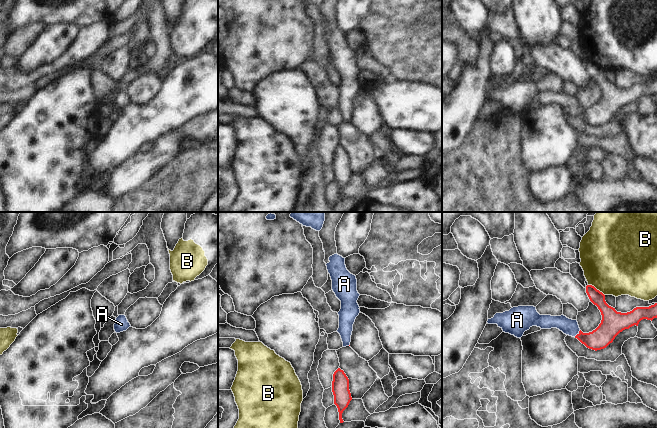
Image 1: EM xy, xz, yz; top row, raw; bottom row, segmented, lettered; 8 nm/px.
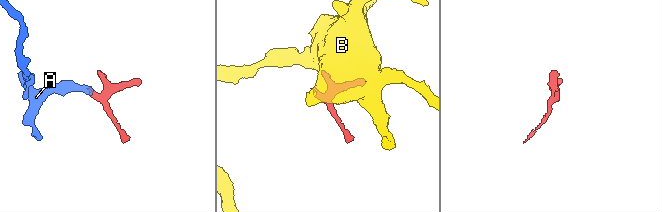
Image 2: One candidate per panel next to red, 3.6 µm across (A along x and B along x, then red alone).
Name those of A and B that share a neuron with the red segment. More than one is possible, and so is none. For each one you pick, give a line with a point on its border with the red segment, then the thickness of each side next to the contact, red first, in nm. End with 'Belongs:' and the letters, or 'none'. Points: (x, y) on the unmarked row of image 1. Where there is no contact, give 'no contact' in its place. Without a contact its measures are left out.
A: meets red in yz at (577, 110); 170 nm thick on the red side, 130 nm on the other
Belongs: A

